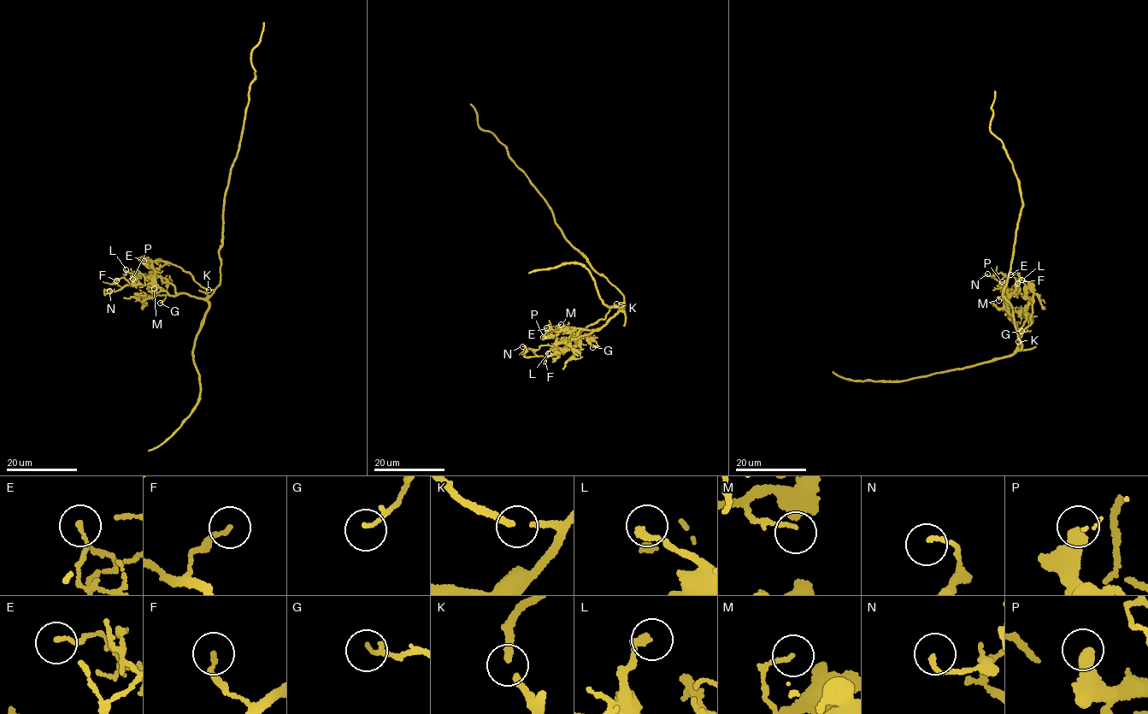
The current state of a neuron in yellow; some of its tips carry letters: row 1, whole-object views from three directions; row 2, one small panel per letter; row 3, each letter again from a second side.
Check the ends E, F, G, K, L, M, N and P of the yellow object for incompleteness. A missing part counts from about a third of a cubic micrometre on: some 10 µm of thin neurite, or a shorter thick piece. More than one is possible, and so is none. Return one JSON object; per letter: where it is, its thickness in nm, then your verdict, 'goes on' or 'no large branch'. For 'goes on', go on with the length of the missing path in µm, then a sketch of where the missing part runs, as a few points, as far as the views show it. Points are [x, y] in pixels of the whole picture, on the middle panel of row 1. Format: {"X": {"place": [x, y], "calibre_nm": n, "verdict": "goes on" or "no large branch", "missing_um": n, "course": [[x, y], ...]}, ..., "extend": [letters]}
{"E": {"place": [546, 327], "calibre_nm": 100, "verdict": "no large branch"}, "F": {"place": [544, 361], "calibre_nm": 150, "verdict": "no large branch"}, "G": {"place": [592, 347], "calibre_nm": 140, "verdict": "no large branch"}, "K": {"place": [616, 303], "calibre_nm": 170, "verdict": "no large branch"}, "L": {"place": [548, 353], "calibre_nm": 240, "verdict": "no large branch"}, "M": {"place": [561, 324], "calibre_nm": 120, "verdict": "no large branch"}, "N": {"place": [522, 346], "calibre_nm": 130, "verdict": "no large branch"}, "P": {"place": [543, 337], "calibre_nm": 460, "verdict": "no large branch"}, "extend": []}

